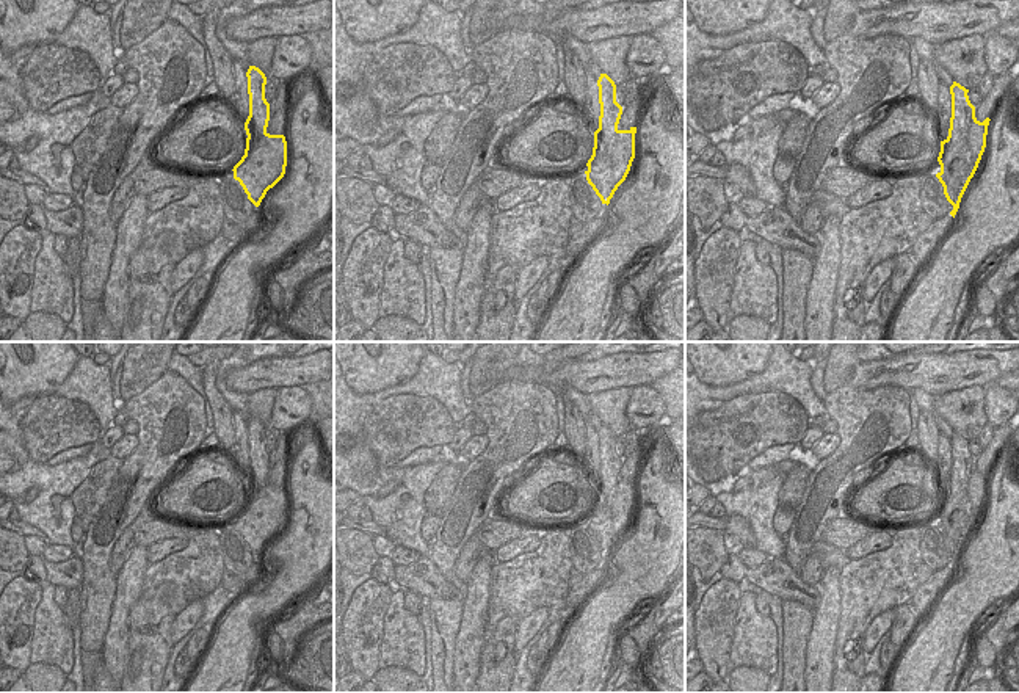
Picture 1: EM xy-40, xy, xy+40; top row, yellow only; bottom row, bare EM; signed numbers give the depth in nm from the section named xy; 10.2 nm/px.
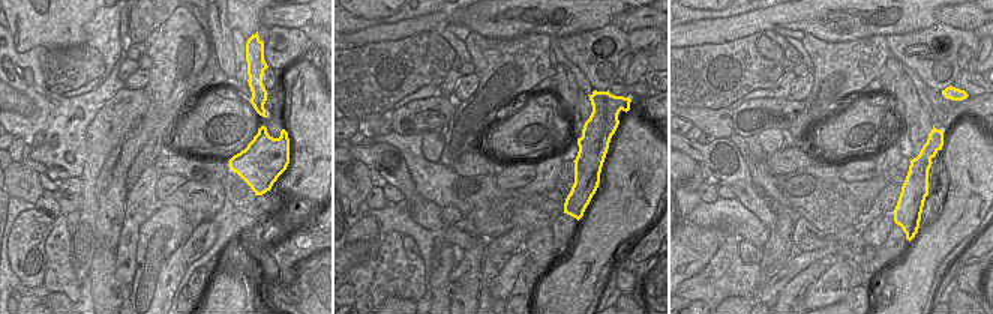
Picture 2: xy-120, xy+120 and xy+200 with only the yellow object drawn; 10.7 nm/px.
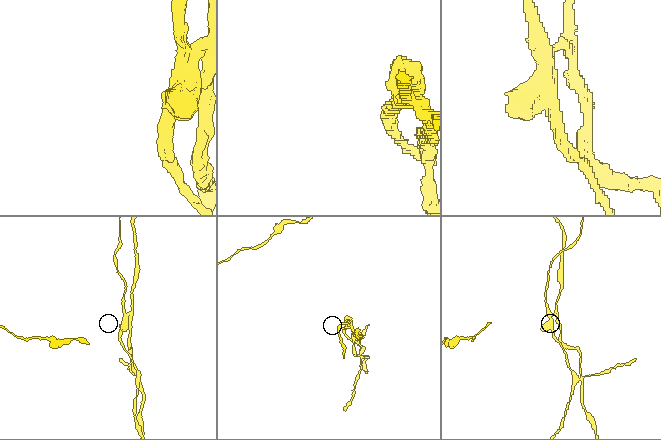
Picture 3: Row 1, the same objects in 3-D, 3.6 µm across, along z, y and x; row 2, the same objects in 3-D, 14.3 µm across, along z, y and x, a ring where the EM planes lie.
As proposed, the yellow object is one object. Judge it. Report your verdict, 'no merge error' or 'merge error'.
merge error

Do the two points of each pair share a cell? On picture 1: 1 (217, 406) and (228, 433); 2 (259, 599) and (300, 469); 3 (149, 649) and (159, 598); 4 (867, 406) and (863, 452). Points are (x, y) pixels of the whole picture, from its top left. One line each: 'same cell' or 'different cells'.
1: same cell
2: same cell
3: same cell
4: same cell

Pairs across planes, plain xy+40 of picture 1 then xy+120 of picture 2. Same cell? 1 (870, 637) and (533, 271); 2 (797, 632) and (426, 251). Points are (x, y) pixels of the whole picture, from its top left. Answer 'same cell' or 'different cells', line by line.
1: different cells
2: different cells

